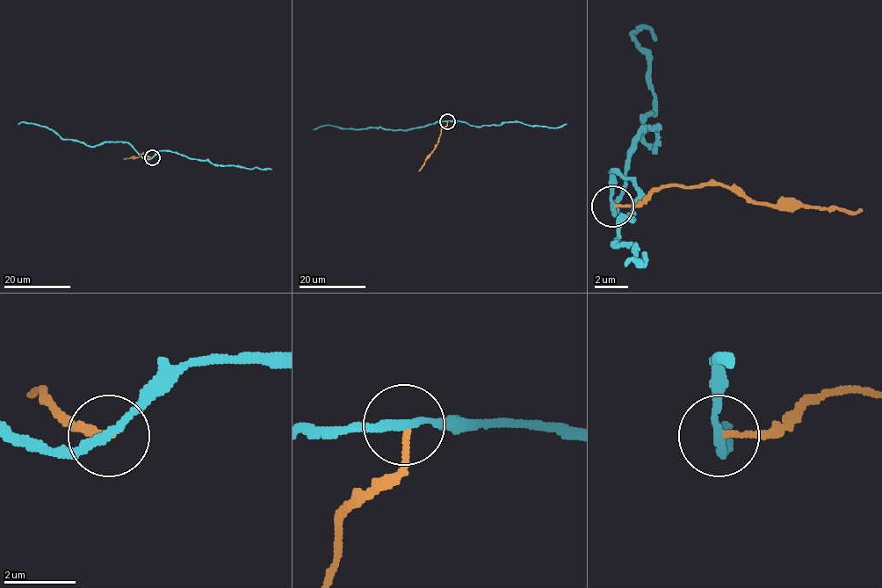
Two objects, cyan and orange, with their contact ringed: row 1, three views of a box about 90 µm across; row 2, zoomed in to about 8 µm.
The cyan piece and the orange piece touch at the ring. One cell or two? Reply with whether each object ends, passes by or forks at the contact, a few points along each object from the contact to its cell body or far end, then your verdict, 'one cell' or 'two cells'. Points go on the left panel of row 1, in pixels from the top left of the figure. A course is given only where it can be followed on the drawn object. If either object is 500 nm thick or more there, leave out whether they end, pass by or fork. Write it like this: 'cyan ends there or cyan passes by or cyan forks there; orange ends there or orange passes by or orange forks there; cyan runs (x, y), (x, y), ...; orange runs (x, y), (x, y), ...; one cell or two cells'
cyan passes by; orange ends there; cyan runs (151, 157), (144, 159), (126, 142), (87, 146), (62, 139), (51, 130), (32, 123), (20, 122), (18, 125); orange runs (151, 157), (144, 153), (140, 156), (123, 158); two cells

